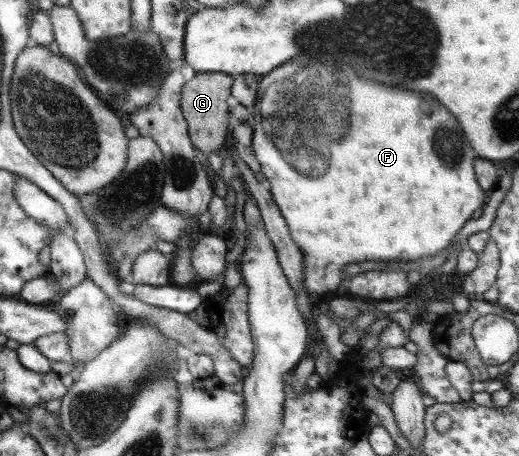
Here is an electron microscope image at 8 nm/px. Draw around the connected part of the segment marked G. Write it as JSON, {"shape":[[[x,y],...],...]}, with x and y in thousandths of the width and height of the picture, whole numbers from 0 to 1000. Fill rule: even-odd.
{"shape":[[[380,160],[353,186],[347,211],[347,241],[356,259],[360,292],[370,314],[385,336],[426,336],[435,316],[435,281],[439,270],[439,239],[435,217],[443,213],[449,171],[434,160]]]}

